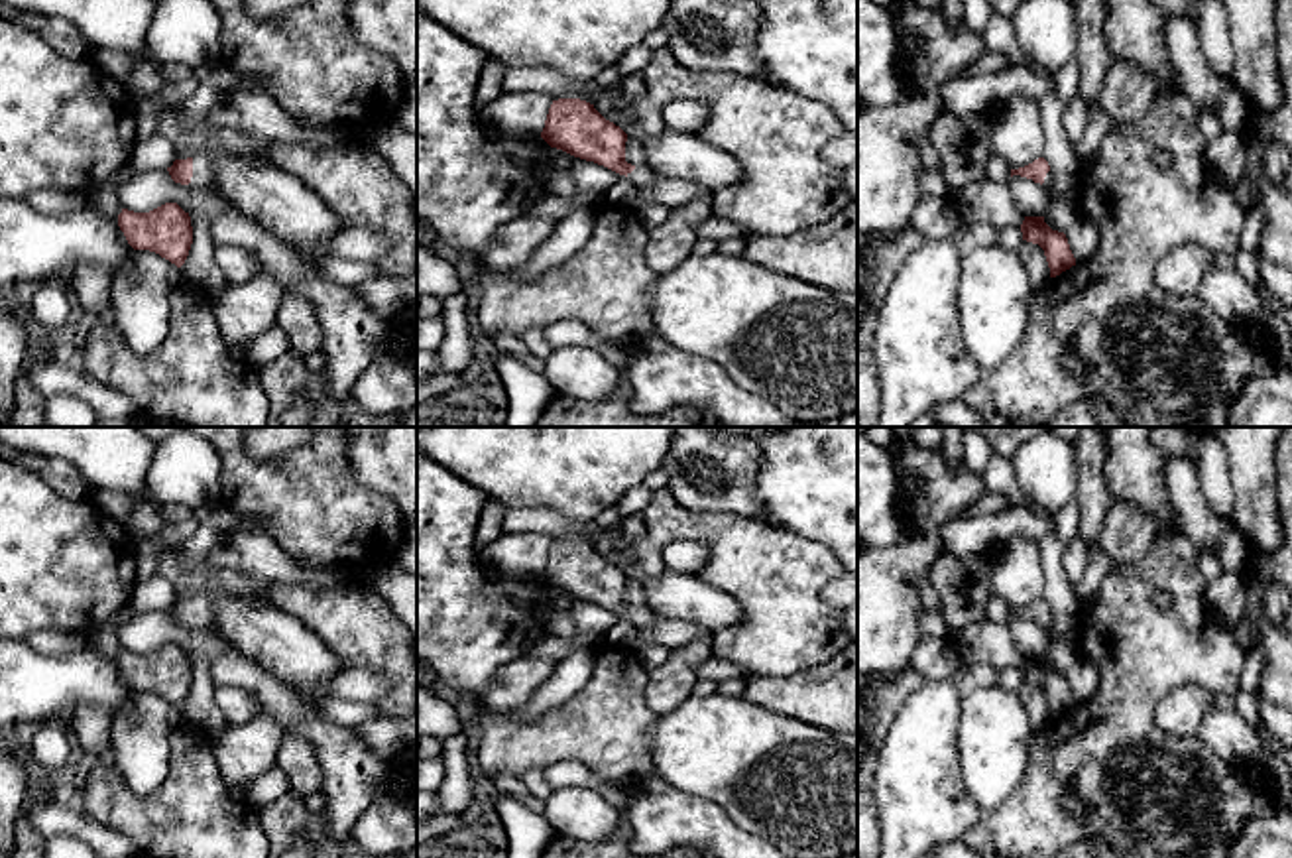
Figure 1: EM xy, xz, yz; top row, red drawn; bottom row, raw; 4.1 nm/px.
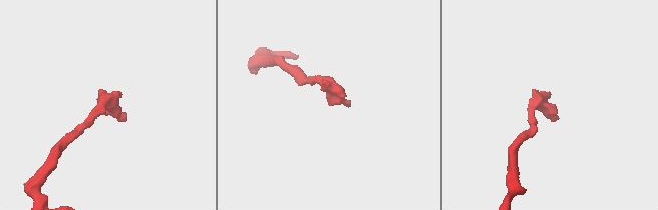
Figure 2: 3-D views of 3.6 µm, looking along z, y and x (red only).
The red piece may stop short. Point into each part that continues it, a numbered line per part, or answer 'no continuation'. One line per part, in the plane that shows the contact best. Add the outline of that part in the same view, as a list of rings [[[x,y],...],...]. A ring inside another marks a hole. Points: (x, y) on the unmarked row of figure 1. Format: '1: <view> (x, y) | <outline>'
1: xy (203, 614) | [[[193,598],[193,618],[191,628],[212,628],[214,610],[205,598]]]

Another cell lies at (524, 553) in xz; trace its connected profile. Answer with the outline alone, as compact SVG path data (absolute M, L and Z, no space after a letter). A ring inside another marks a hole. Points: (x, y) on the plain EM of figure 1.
M501 533L482 551L490 571L501 575L541 577L553 539L543 533Z

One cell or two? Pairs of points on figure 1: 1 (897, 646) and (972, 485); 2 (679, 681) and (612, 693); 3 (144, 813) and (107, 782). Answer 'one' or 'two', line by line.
1: one
2: two
3: one

